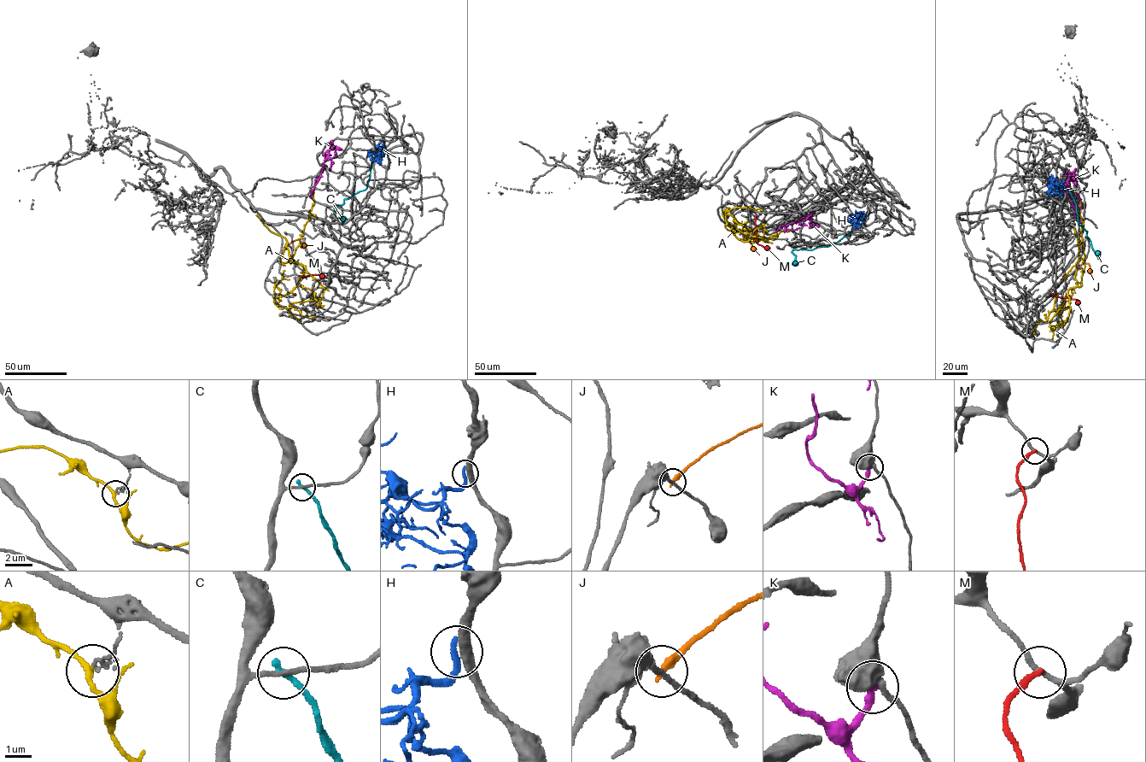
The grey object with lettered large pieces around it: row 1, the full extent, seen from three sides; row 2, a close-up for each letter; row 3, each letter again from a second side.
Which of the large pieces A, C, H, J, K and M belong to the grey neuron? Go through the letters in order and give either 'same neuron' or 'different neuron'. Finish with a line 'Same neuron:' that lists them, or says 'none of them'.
A: different neuron
C: different neuron
H: different neuron
J: different neuron
K: different neuron
M: different neuron
Same neuron: none of them

